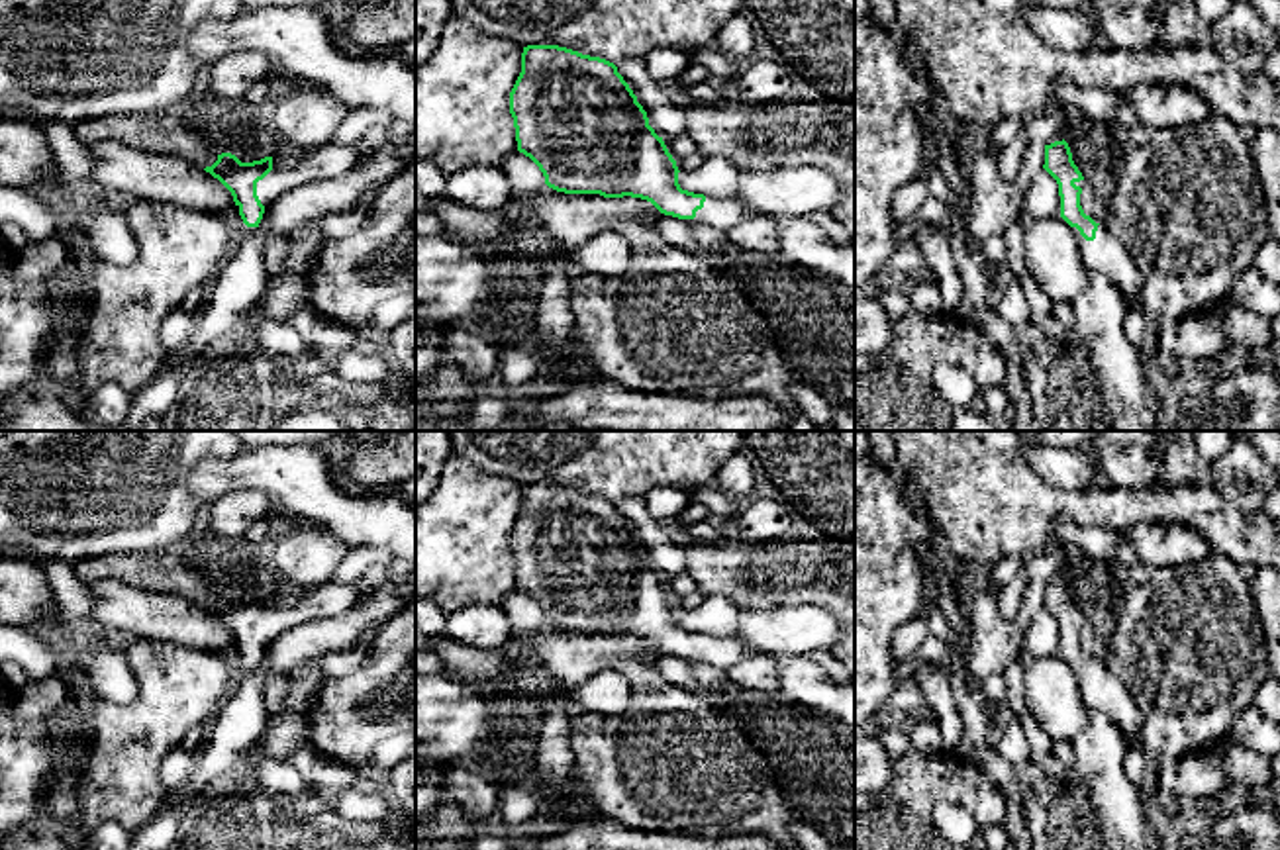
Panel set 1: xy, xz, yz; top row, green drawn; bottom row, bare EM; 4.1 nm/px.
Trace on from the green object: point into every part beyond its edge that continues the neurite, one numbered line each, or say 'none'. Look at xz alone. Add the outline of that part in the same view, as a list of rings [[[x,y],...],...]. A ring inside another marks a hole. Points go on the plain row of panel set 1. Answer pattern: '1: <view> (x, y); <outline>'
1: xz (720, 653); [[[706,635],[704,646],[696,650],[696,656],[692,660],[704,662],[708,666],[729,670],[741,660],[755,656],[751,648],[747,648],[737,638],[721,638]]]

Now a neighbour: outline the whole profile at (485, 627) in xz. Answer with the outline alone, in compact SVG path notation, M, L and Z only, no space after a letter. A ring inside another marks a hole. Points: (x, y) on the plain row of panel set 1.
M470 605L447 615L445 637L488 652L502 650L512 638L512 621L500 607Z

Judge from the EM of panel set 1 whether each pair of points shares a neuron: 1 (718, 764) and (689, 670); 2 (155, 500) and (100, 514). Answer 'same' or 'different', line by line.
1: different
2: same

